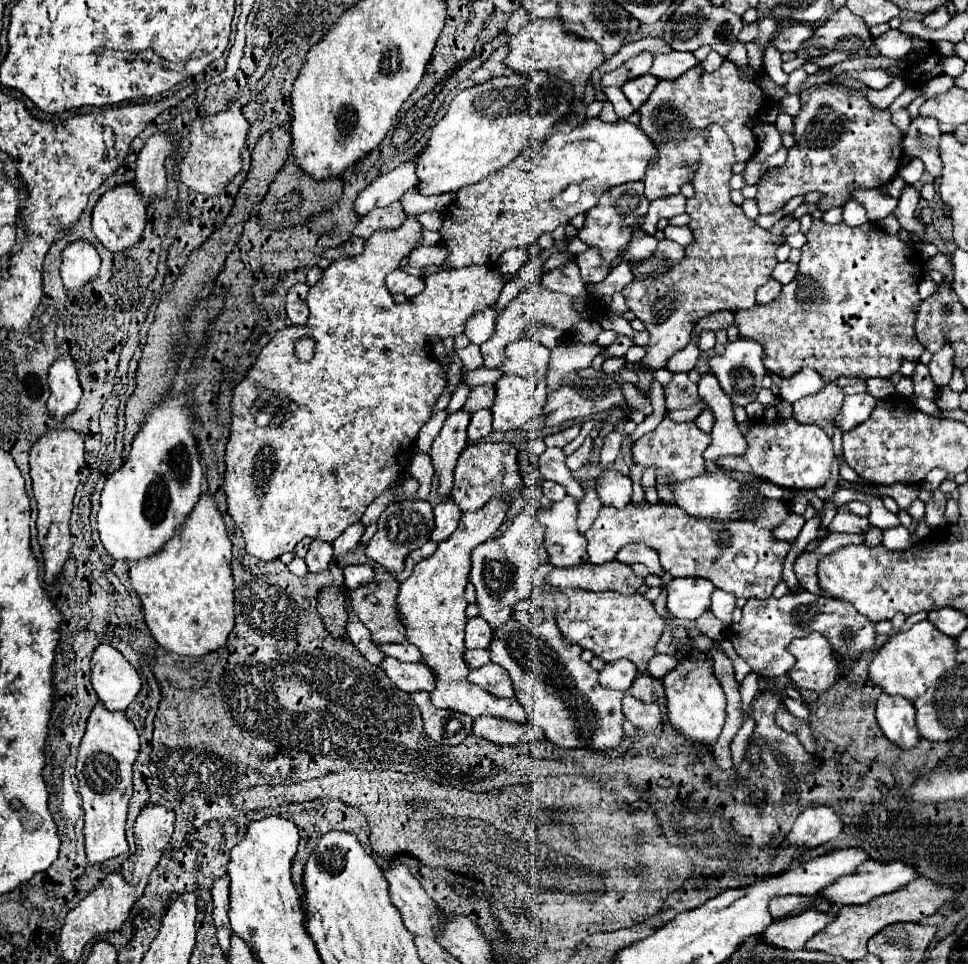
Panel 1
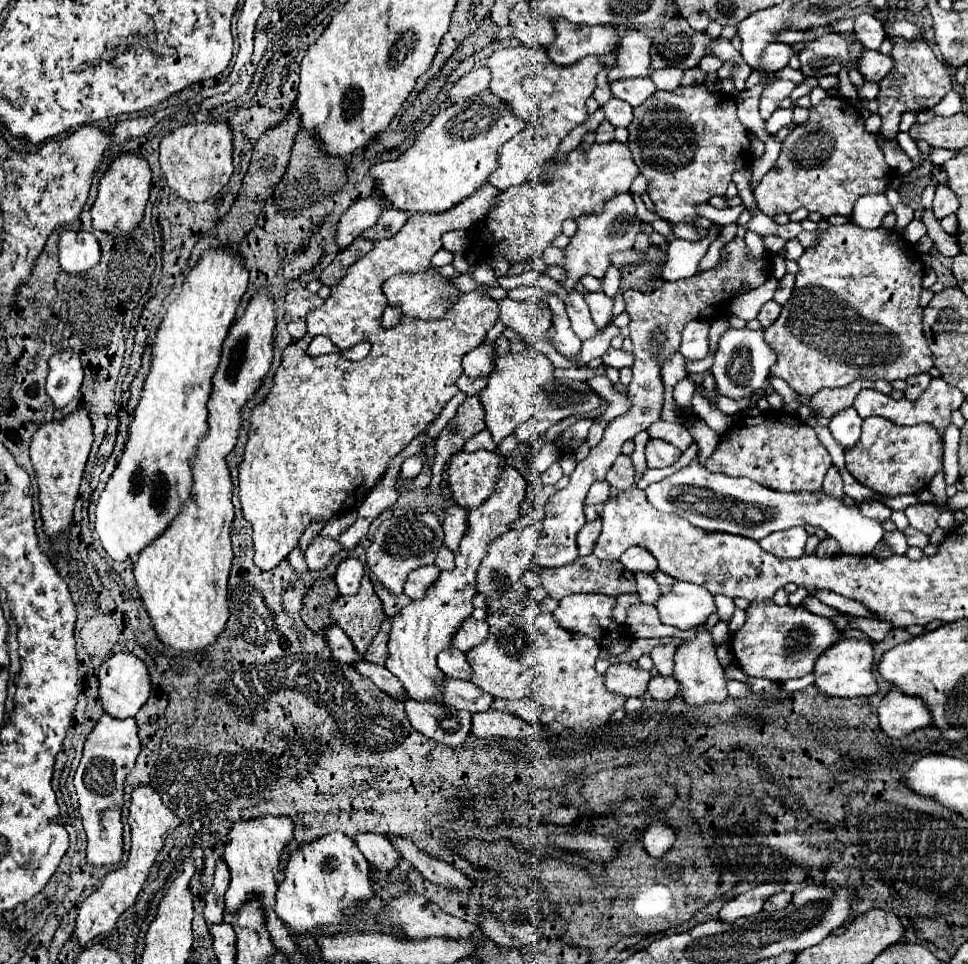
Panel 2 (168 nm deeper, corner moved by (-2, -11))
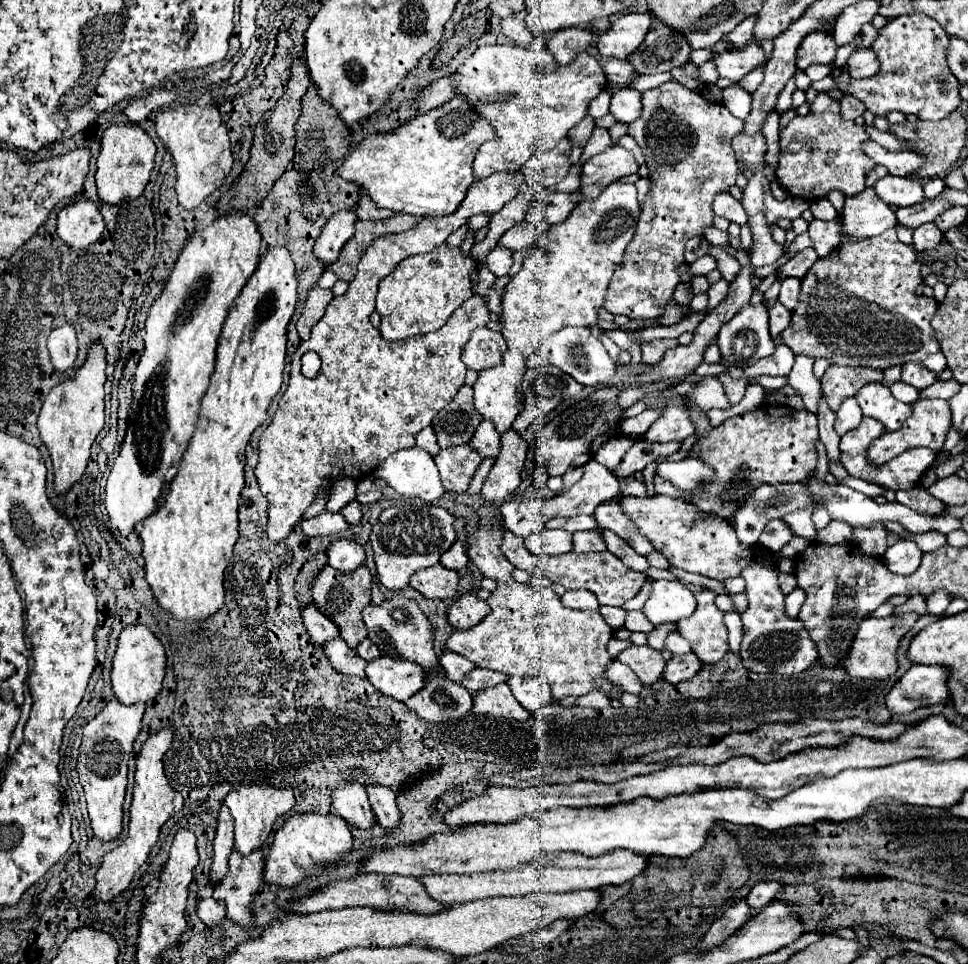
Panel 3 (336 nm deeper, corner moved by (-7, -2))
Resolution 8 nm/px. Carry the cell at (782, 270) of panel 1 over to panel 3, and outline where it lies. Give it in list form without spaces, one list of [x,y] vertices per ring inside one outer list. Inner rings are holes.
[[[788,276],[782,280],[782,288],[780,288],[780,296],[778,300],[786,304],[786,308],[792,308],[796,306],[796,300],[798,300],[798,292],[800,292],[800,278],[794,278],[794,276]]]

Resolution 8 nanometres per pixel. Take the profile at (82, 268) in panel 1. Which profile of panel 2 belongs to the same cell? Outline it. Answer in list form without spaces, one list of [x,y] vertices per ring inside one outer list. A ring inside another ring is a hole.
[[[67,229],[59,237],[59,263],[67,273],[83,273],[99,263],[99,243],[93,233]]]

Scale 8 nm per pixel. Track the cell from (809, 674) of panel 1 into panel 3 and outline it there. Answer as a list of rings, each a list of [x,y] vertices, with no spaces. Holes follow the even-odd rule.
[[[904,614],[904,616],[888,616],[888,618],[866,618],[854,640],[852,640],[852,648],[848,650],[848,656],[840,662],[840,666],[852,676],[852,678],[866,678],[866,680],[886,680],[890,678],[896,668],[896,646],[898,640],[912,628],[914,620],[918,618],[918,614]]]

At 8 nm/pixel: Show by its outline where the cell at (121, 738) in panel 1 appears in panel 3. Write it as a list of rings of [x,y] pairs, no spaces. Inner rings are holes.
[[[112,698],[106,708],[84,726],[80,756],[78,756],[78,776],[84,786],[88,814],[92,820],[94,836],[102,842],[112,842],[122,832],[122,802],[126,794],[126,772],[128,760],[132,756],[132,744],[142,728],[144,704],[124,706],[116,698]]]

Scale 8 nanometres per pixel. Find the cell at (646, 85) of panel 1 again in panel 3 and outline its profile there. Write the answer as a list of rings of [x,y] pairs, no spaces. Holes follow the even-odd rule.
[[[610,60],[604,64],[604,74],[608,76],[610,82],[614,84],[628,84],[632,80],[636,80],[636,72],[628,66],[628,62],[620,62],[620,60]]]

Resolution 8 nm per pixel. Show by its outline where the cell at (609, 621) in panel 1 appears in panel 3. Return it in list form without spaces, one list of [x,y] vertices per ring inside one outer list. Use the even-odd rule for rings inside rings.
[[[566,590],[562,602],[572,610],[596,610],[596,612],[600,610],[600,602],[596,600],[596,594],[588,590]]]

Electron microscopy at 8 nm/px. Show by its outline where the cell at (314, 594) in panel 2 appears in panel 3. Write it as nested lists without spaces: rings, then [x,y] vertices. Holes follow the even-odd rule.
[[[318,552],[314,554],[300,570],[300,574],[296,576],[296,598],[300,602],[302,608],[306,608],[308,604],[312,604],[312,584],[316,582],[316,576],[320,574],[320,570],[326,566],[328,556],[326,552]]]

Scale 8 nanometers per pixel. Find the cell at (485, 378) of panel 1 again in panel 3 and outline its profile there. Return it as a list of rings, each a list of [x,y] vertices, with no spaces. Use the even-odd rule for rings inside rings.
[[[432,426],[424,428],[422,432],[418,432],[418,436],[416,436],[416,446],[420,446],[422,450],[436,450],[436,452],[440,452],[440,446],[438,446],[438,442],[436,442],[436,434],[434,434]]]

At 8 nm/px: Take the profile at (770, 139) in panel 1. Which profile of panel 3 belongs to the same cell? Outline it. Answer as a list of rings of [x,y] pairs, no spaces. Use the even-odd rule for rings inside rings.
[[[750,16],[748,20],[740,22],[730,34],[728,34],[728,44],[732,47],[747,44],[752,40],[752,28],[756,26],[756,16]]]

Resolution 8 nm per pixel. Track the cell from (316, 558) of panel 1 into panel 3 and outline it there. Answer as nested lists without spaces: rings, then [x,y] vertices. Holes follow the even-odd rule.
[[[324,510],[316,518],[300,522],[300,528],[306,536],[330,536],[348,530],[348,522],[344,520],[344,516]]]

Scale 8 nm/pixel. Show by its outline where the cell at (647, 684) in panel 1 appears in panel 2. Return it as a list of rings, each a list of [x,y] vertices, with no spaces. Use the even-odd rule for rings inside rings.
[[[657,675],[657,677],[651,679],[647,693],[649,693],[649,697],[653,697],[653,699],[667,701],[667,699],[673,699],[673,697],[679,693],[679,683],[675,681],[675,677]]]

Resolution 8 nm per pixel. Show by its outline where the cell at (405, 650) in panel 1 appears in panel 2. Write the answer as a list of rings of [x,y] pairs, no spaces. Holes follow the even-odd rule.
[[[389,617],[381,623],[381,633],[371,641],[371,645],[367,647],[363,659],[369,661],[369,663],[375,663],[375,665],[383,665],[385,659],[387,659],[387,633],[391,629],[391,623],[389,623]]]

